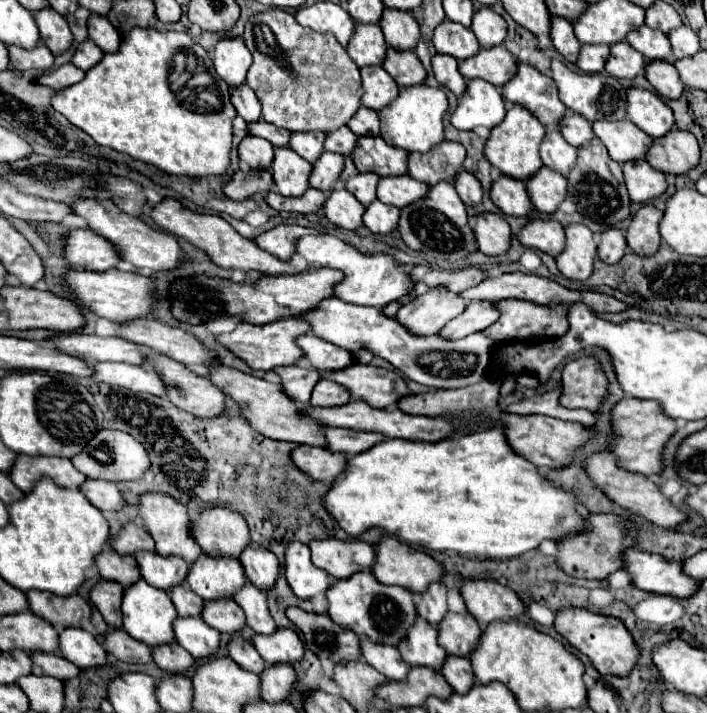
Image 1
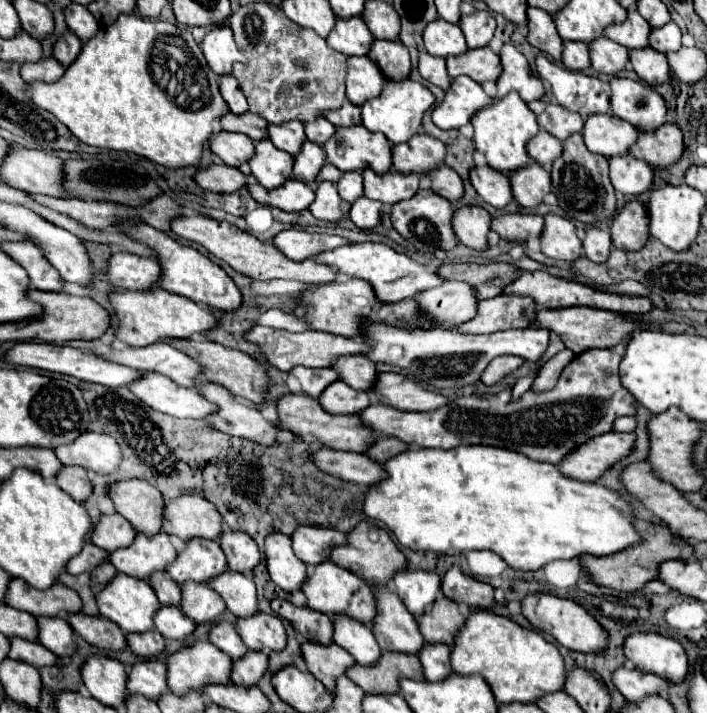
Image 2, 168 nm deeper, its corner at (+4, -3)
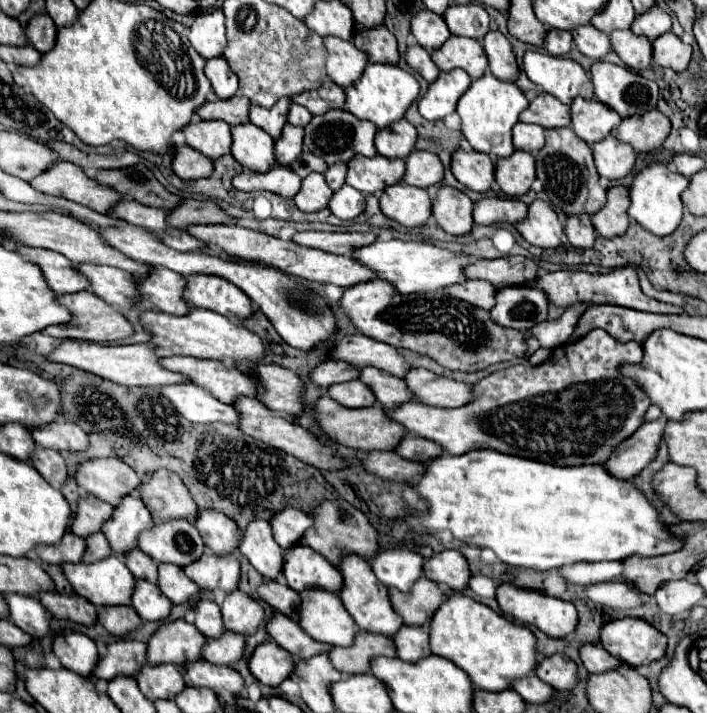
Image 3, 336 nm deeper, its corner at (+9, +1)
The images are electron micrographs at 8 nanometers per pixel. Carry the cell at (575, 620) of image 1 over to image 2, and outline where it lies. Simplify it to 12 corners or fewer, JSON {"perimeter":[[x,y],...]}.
{"perimeter":[[528,595],[534,629],[578,653],[608,649],[608,631],[576,601]]}

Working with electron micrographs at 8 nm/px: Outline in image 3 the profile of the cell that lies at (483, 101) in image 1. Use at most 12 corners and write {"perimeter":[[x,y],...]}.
{"perimeter":[[463,69],[439,73],[419,101],[437,121],[455,111],[471,77]]}

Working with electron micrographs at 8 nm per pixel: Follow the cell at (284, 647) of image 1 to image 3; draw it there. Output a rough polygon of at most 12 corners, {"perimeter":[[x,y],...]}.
{"perimeter":[[239,589],[225,595],[225,629],[255,633],[263,607]]}

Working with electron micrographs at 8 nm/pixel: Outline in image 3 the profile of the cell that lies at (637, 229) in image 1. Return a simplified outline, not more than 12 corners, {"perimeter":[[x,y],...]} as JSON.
{"perimeter":[[611,187],[607,203],[593,215],[603,237],[629,227],[629,189]]}

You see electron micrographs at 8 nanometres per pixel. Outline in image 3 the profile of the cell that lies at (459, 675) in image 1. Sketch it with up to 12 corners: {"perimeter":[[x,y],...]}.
{"perimeter":[[403,625],[393,637],[397,657],[419,661],[431,655],[429,629]]}

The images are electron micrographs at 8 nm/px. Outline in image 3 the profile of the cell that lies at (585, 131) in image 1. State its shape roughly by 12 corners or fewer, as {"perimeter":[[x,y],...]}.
{"perimeter":[[541,93],[519,121],[545,129],[571,125],[569,105]]}

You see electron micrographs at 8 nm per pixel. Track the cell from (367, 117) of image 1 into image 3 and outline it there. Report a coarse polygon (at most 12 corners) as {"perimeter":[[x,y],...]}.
{"perimeter":[[333,81],[291,97],[313,115],[345,109],[345,93]]}

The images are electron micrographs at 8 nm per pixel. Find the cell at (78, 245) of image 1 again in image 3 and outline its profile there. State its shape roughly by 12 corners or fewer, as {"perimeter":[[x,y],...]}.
{"perimeter":[[157,267],[137,277],[141,297],[177,317],[189,313],[187,279]]}

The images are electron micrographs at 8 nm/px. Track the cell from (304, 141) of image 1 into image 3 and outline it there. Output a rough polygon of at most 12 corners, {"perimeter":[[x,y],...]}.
{"perimeter":[[281,97],[273,107],[251,105],[249,121],[273,139],[287,123],[291,101]]}

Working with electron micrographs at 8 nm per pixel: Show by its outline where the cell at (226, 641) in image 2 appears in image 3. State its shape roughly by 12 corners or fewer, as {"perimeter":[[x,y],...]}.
{"perimeter":[[199,599],[185,619],[205,637],[225,631],[219,605]]}

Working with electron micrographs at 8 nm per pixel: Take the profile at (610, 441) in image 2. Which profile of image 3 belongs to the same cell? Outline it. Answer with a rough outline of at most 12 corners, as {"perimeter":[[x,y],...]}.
{"perimeter":[[667,417],[645,423],[615,457],[611,475],[637,477],[659,453]]}

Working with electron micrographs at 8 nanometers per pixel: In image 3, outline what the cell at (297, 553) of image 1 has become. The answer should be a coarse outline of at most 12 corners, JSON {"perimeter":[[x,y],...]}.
{"perimeter":[[251,521],[239,551],[267,579],[283,569],[267,521]]}

